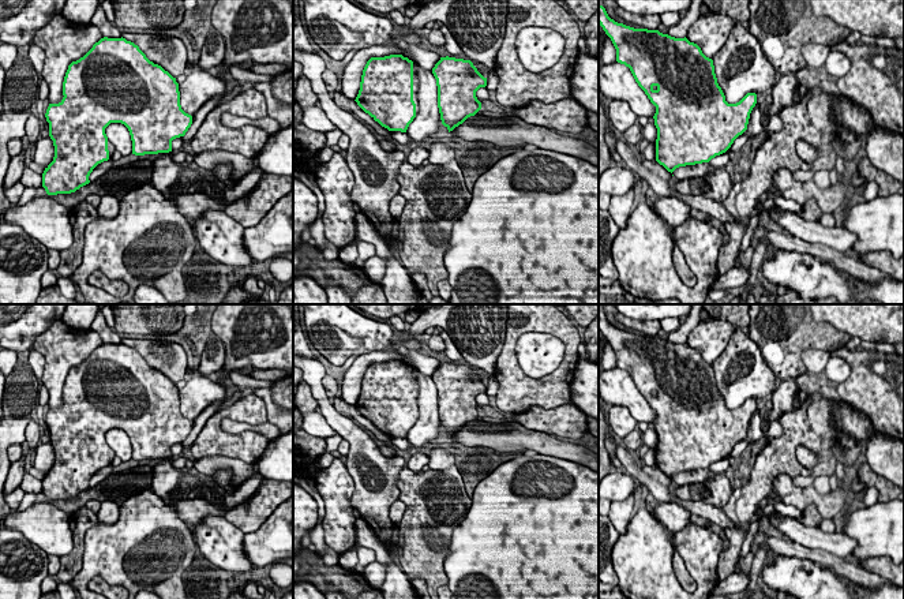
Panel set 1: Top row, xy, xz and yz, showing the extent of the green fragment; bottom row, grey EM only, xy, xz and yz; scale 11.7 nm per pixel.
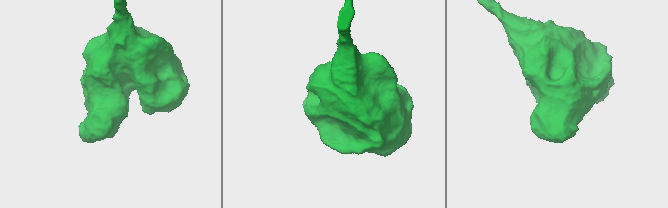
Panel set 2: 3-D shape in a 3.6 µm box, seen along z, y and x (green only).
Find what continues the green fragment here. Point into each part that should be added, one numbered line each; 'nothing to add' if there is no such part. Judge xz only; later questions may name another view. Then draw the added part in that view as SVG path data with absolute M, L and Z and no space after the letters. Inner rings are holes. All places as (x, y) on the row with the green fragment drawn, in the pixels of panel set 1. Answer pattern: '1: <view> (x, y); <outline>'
1: xz (415, 66); M413 63L413 101L416 104L416 115L419 113L419 100L417 100L417 90L419 90L419 65Z

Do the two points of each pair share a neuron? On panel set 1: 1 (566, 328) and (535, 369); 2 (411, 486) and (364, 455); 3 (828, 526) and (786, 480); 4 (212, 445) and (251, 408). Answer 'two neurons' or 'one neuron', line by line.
1: two neurons
2: two neurons
3: two neurons
4: one neuron

